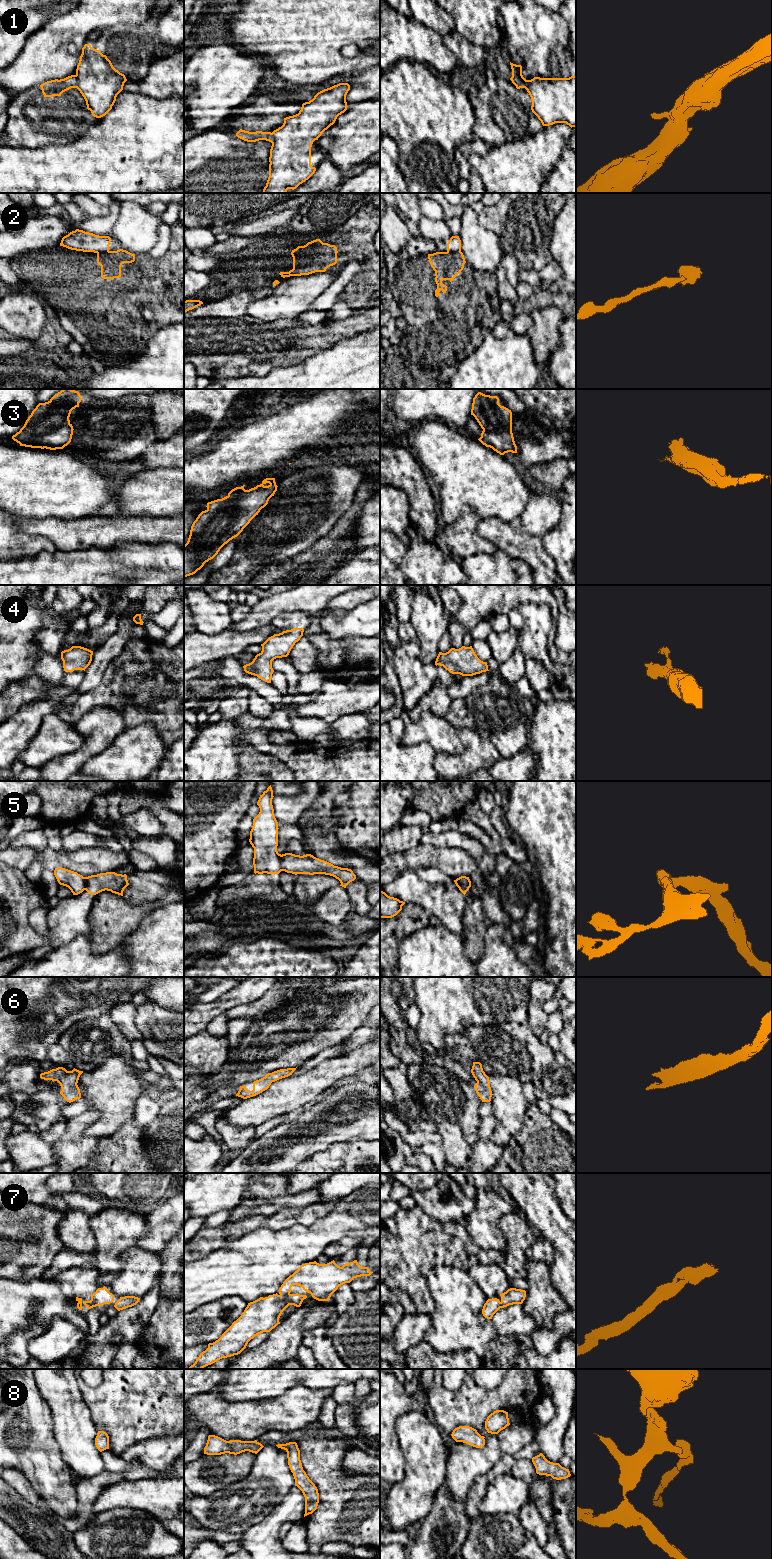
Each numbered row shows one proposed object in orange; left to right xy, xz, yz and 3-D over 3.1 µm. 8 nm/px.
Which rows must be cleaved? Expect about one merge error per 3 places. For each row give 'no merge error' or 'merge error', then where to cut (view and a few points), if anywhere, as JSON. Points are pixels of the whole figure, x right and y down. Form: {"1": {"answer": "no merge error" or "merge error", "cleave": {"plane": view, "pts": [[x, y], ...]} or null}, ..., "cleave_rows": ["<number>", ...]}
{"1": {"answer": "merge error", "cleave": {"plane": "xy", "pts": [[75, 75], [77, 87]]}}, "2": {"answer": "merge error", "cleave": {"plane": "yz", "pts": [[460, 250], [447, 252]]}}, "3": {"answer": "no merge error", "cleave": null}, "4": {"answer": "no merge error", "cleave": null}, "5": {"answer": "merge error", "cleave": {"plane": "xz", "pts": [[280, 855], [282, 870]]}}, "6": {"answer": "no merge error", "cleave": null}, "7": {"answer": "no merge error", "cleave": null}, "8": {"answer": "no merge error", "cleave": null}, "cleave_rows": ["1", "2", "5"]}

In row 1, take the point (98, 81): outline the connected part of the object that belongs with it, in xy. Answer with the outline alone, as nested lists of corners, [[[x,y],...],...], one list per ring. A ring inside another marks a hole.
[[[85,44],[82,48],[76,77],[77,89],[84,97],[87,109],[96,118],[105,116],[112,109],[127,81],[107,56],[90,44]]]

